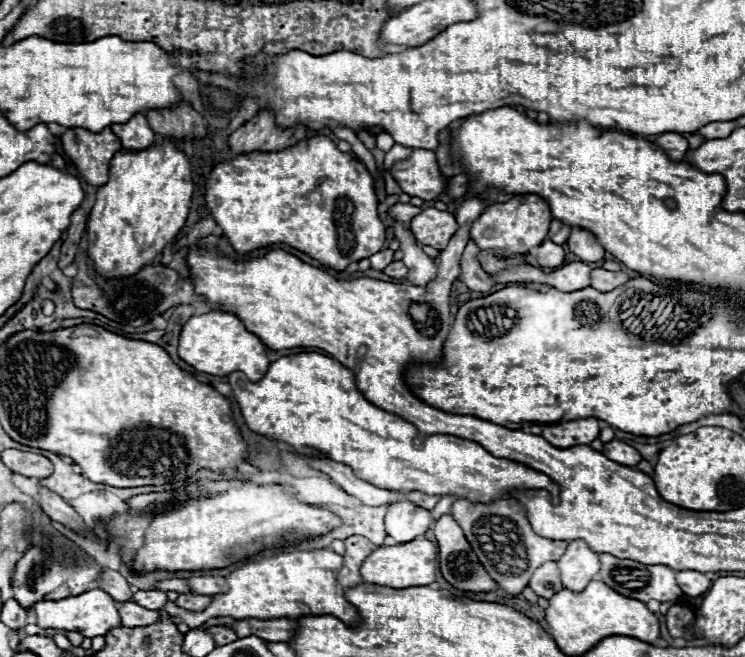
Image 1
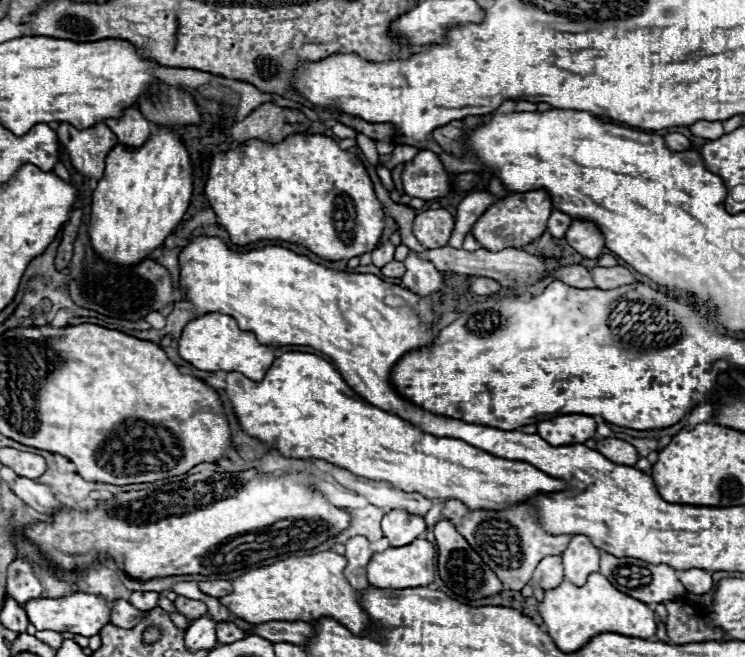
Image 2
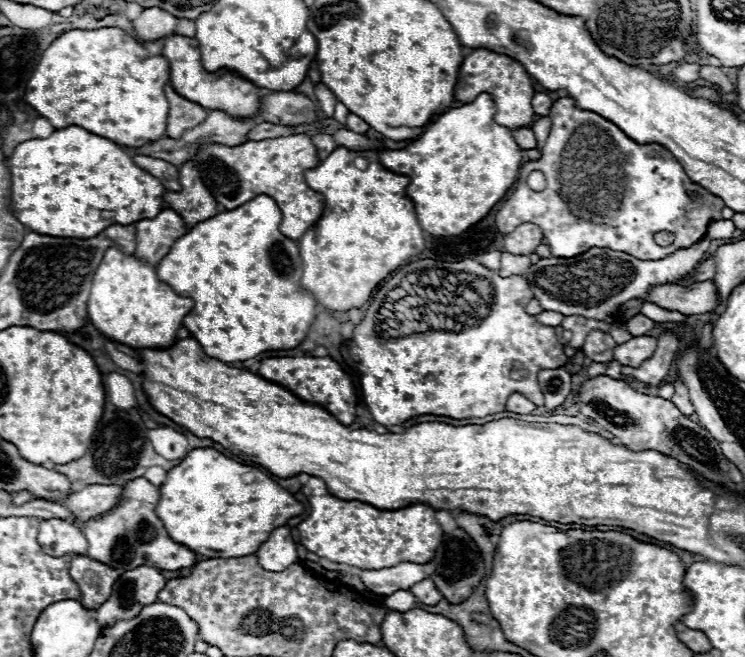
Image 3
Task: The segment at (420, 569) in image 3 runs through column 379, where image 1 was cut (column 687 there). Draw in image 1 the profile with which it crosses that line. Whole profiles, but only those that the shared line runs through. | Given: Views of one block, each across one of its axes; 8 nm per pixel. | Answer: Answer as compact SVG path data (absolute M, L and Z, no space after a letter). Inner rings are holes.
M680 570L676 572L676 580L678 580L678 586L684 590L684 594L688 596L700 596L712 586L710 576L696 570Z

